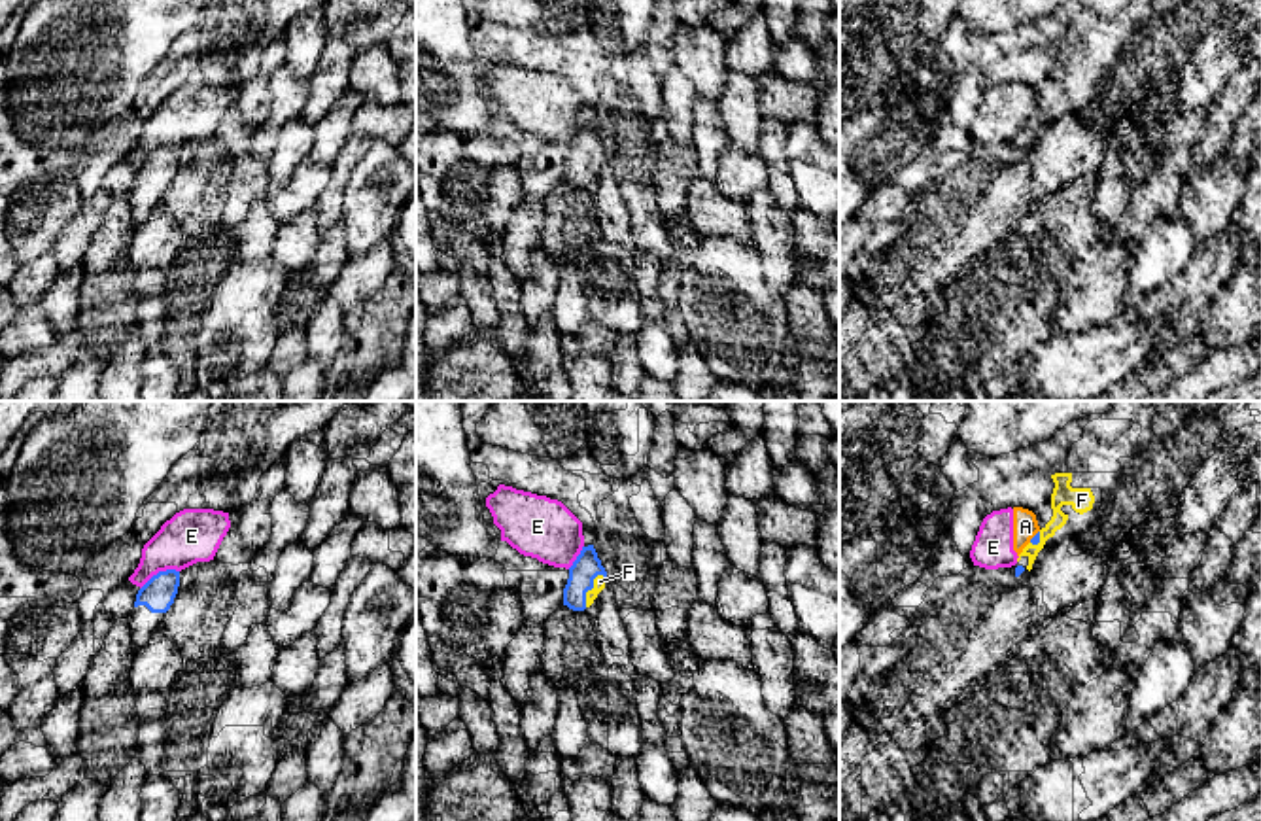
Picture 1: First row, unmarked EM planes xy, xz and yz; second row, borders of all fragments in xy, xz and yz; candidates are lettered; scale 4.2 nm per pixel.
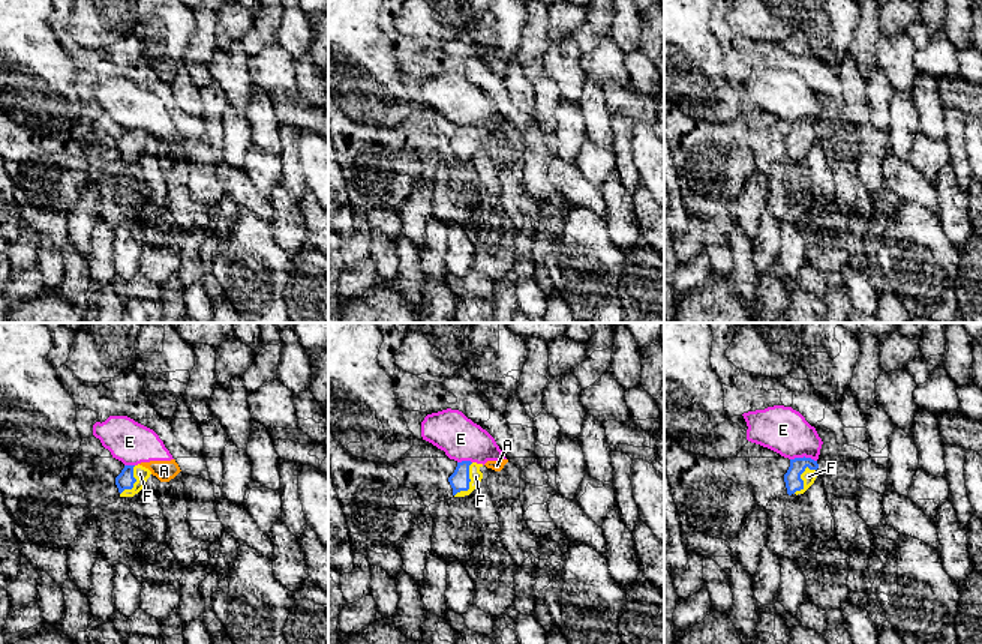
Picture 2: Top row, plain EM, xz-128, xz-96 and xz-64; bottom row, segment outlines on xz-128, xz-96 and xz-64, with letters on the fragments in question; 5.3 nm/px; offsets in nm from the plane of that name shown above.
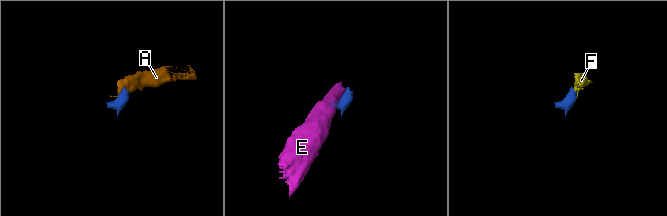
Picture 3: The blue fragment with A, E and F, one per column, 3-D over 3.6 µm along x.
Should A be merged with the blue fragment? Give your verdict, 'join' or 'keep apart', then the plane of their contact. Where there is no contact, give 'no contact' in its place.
keep apart; meets blue in yz

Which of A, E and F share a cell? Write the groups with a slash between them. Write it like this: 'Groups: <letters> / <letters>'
Groups: A E / F

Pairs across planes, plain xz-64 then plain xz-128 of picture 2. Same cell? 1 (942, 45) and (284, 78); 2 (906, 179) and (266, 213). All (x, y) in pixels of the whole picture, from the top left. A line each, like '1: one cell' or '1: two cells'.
1: one cell
2: one cell

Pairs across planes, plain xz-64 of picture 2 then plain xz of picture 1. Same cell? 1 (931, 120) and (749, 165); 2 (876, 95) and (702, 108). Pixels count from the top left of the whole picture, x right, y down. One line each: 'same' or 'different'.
1: different
2: different

